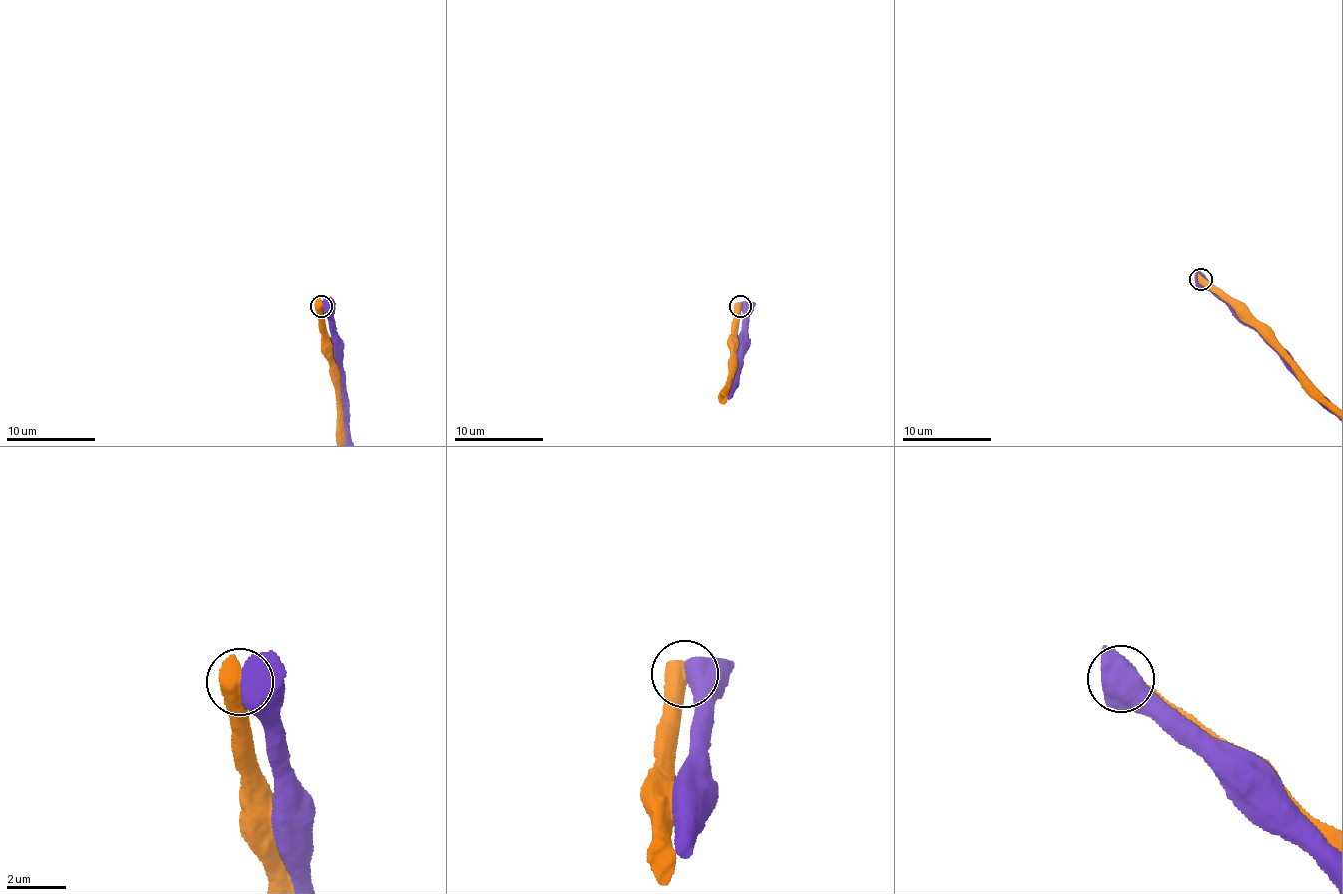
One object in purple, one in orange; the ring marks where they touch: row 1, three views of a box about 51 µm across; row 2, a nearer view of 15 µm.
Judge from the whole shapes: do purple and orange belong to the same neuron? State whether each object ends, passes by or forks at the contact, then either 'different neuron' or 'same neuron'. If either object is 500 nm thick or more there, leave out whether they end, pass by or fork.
different neuron

